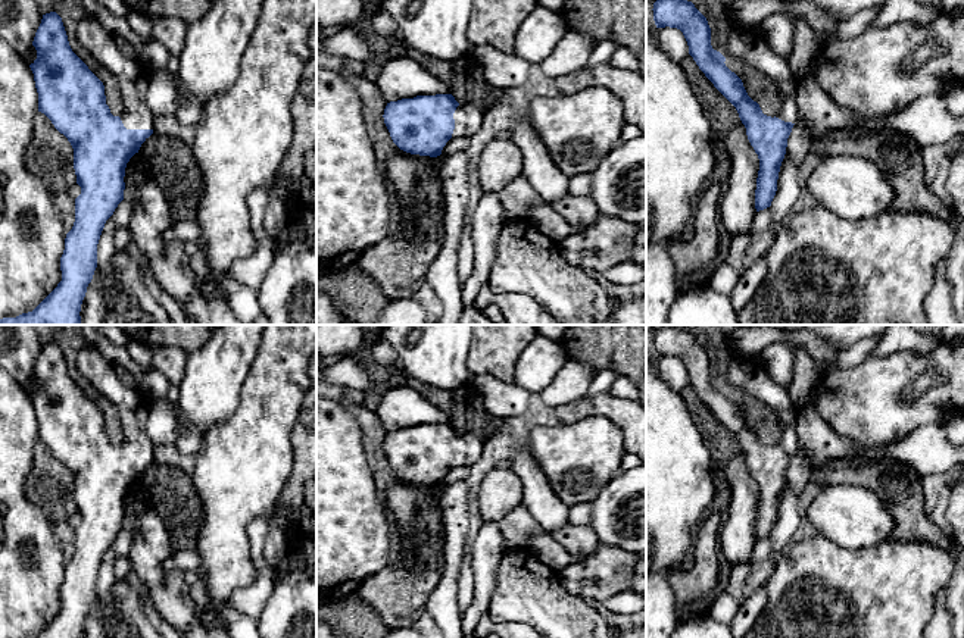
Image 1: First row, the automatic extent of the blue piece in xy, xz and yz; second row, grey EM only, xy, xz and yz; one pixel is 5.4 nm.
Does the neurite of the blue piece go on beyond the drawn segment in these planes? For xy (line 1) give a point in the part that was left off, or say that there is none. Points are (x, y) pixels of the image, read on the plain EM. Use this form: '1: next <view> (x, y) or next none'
1: next xy (133, 406)

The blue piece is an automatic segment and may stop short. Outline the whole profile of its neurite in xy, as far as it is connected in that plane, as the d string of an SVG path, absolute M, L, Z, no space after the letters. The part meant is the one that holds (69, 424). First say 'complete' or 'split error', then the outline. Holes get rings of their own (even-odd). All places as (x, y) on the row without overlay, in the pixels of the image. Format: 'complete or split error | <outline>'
split error | M43 344L32 375L37 388L29 394L38 422L38 441L44 442L74 478L74 498L81 523L75 528L75 551L66 563L60 587L62 610L35 638L81 638L87 616L97 597L97 573L106 550L124 529L125 497L141 473L153 463L155 444L146 432L150 400L127 387L103 354L87 345L77 356L78 372L118 410L124 441L113 445L106 434L103 412L72 381L62 347Z

